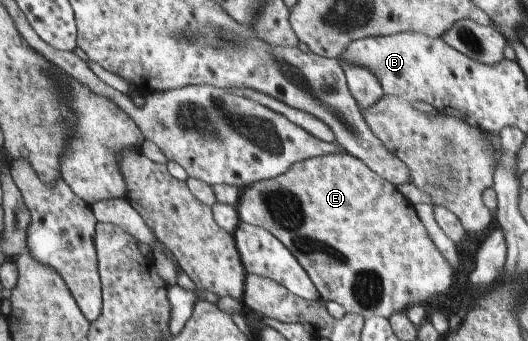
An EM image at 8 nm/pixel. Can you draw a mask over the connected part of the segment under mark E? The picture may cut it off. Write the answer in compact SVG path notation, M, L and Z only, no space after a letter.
M346 152L310 157L274 178L253 182L240 191L235 209L240 221L265 228L292 253L317 288L320 300L334 301L345 312L388 318L415 303L425 305L426 298L445 293L452 284L454 270L430 240L413 205L394 185Z

